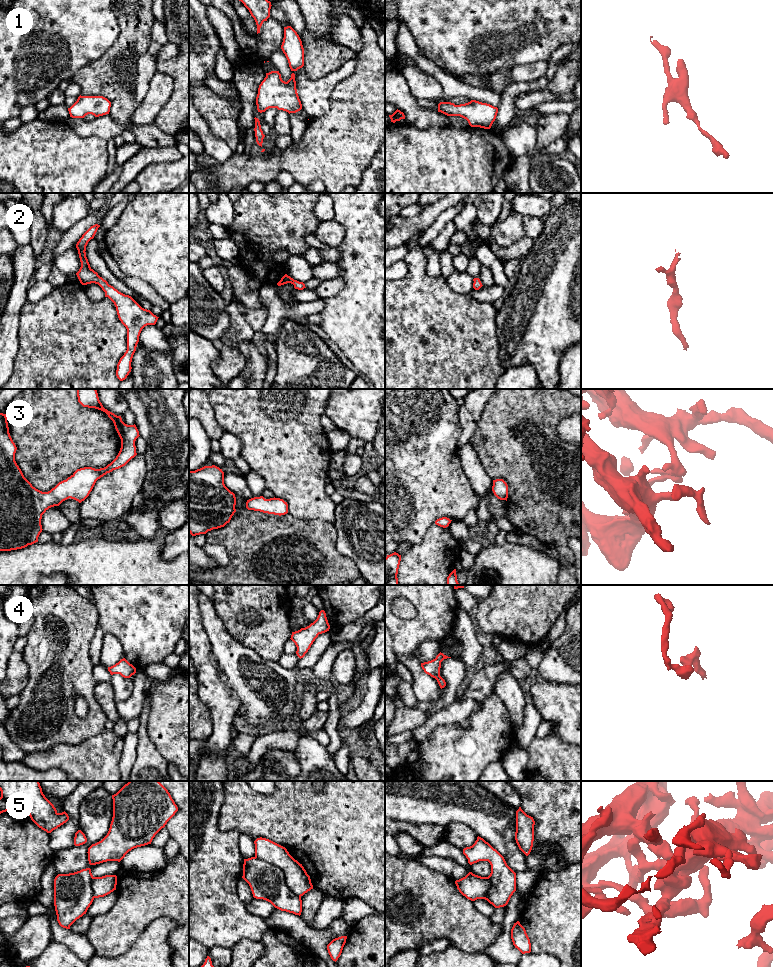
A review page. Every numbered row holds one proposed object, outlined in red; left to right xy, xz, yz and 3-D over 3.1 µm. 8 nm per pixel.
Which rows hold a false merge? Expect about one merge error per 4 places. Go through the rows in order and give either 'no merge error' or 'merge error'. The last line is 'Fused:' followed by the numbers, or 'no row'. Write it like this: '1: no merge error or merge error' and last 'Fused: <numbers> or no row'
1: no merge error
2: no merge error
3: no merge error
4: no merge error
5: no merge error
Fused: no row

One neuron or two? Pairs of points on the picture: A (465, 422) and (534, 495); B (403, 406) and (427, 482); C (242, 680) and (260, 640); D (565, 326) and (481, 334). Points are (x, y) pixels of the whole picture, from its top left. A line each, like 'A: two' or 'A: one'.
A: two
B: one
C: two
D: two

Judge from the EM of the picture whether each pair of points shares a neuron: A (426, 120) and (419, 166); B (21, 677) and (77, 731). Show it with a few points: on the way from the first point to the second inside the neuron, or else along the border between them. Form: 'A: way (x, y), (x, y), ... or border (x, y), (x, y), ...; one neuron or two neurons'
A: border (406, 122), (417, 128), (448, 125); two neurons
B: border (24, 659), (28, 667), (28, 681), (18, 695); two neurons

